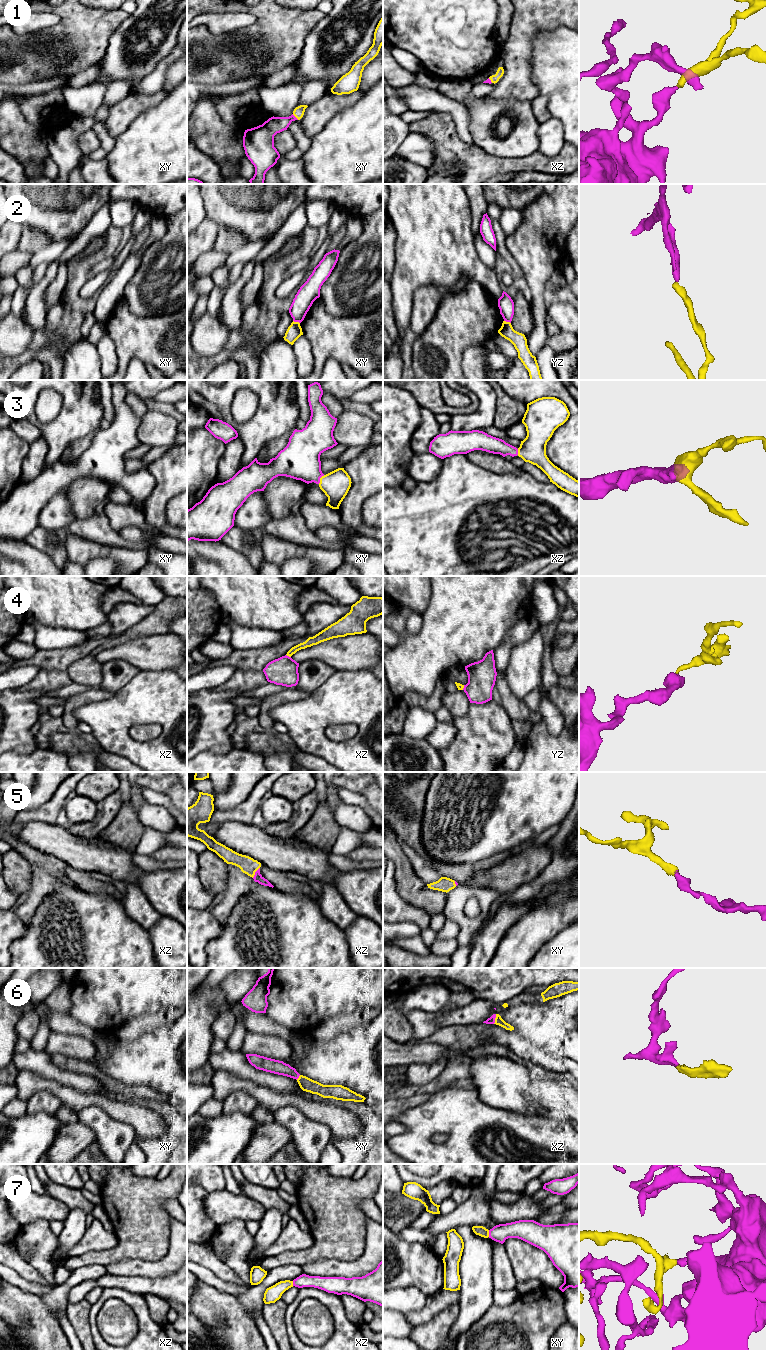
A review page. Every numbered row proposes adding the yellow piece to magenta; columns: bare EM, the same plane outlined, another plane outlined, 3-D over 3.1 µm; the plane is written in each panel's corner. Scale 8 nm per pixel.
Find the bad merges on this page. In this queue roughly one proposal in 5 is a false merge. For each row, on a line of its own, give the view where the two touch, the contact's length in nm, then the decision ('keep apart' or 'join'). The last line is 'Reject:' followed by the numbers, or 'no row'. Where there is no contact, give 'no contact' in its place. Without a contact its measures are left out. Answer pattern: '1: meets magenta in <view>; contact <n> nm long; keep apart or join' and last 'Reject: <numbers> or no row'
1: meets magenta in xy; contact 70 nm long; join
2: meets magenta in xy; contact 60 nm long; keep apart
3: meets magenta in xy; contact 90 nm long; join
4: meets magenta in xz; contact 50 nm long; join
5: meets magenta in xz; contact 110 nm long; join
6: meets magenta in xz; contact 80 nm long; join
7: meets magenta in xy; contact 60 nm long; join
Reject: 2

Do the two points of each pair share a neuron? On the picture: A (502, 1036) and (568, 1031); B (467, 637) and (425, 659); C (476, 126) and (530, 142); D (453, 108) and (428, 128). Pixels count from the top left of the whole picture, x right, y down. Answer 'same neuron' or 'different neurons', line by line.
A: different neurons
B: same neuron
C: same neuron
D: different neurons

